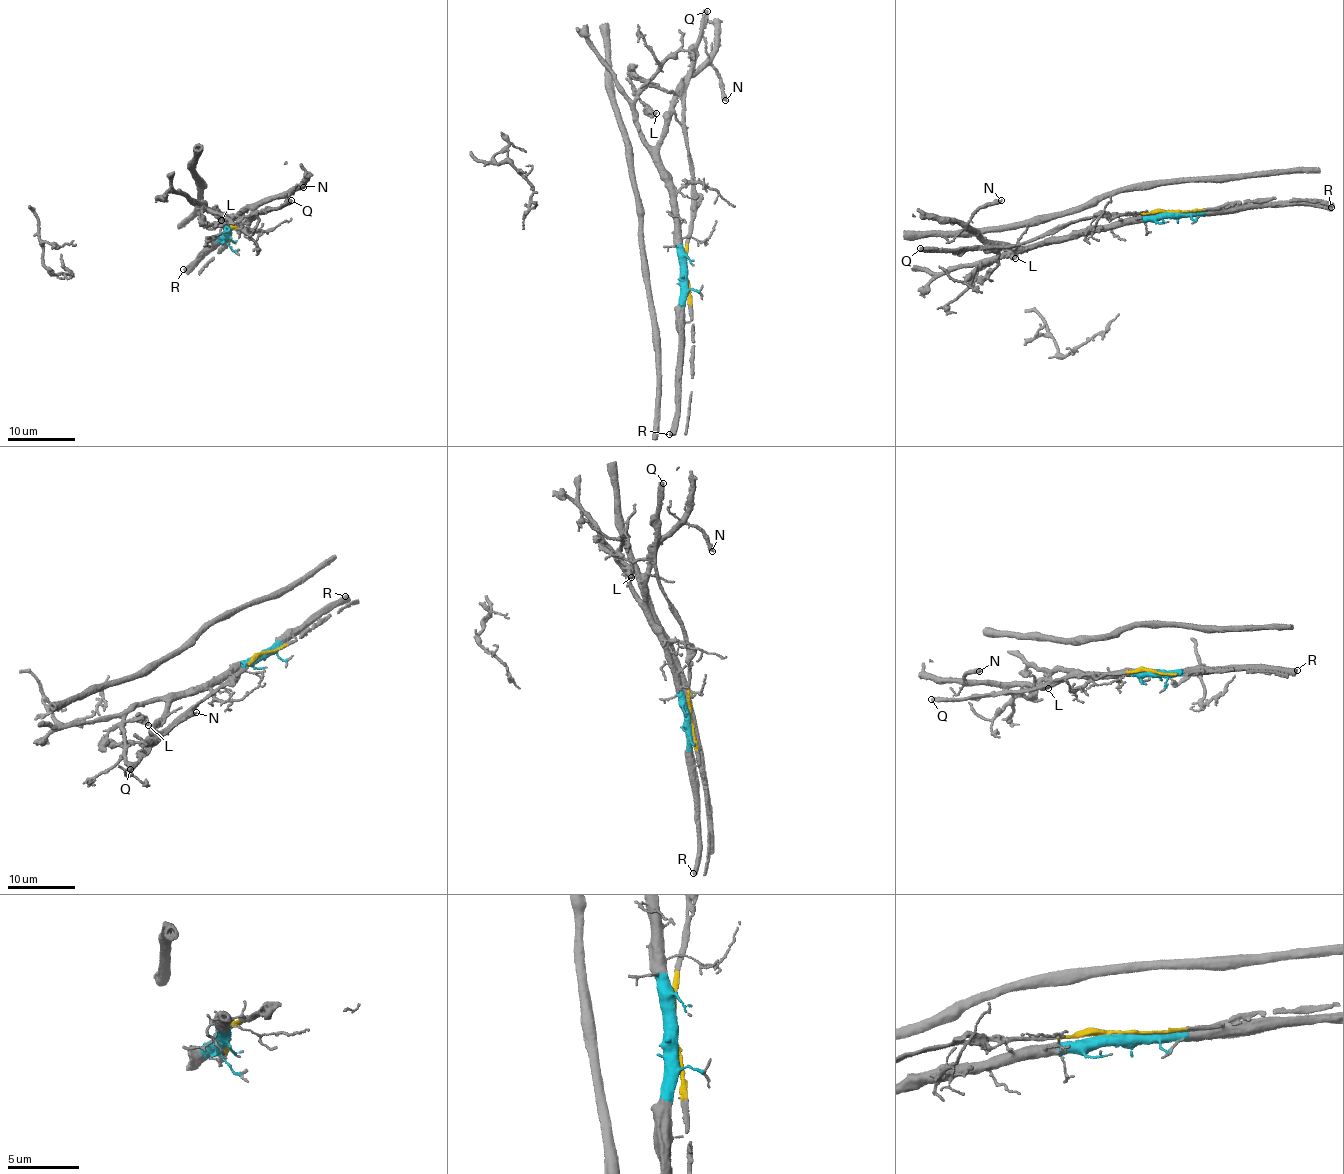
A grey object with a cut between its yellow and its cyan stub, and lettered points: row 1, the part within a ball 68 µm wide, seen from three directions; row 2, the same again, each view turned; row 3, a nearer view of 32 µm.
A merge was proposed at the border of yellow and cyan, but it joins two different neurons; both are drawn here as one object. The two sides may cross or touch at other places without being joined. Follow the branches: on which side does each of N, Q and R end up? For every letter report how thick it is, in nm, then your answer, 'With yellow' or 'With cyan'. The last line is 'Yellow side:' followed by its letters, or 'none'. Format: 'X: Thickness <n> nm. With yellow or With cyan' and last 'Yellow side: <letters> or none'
N: Thickness 400 nm. With cyan
Q: Thickness 460 nm. With yellow
R: Thickness 550 nm. With cyan
Yellow side: Q

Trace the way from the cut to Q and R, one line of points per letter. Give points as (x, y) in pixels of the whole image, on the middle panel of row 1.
Q: (684, 274), (693, 174), (684, 133), (684, 101), (688, 72), (702, 31), (702, 17), (708, 10)
R: (684, 274), (677, 428), (670, 435)

